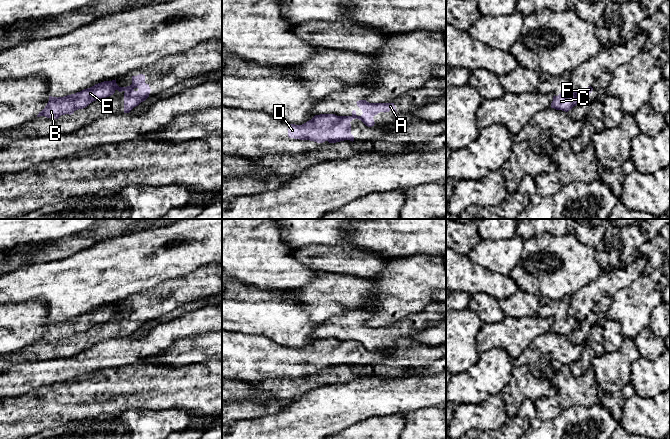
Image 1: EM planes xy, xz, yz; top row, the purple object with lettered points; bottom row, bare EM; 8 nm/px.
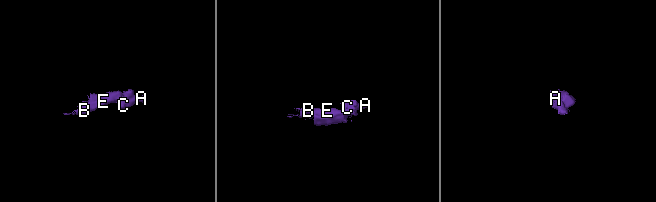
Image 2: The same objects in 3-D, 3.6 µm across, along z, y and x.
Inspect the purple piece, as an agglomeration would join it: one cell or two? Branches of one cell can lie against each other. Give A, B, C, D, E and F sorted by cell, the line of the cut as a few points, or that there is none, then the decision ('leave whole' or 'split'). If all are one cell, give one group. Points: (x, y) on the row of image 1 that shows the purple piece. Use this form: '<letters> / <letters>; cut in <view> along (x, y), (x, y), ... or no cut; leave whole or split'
A C / B D E F; cut in yz along (566, 86), (578, 98); split

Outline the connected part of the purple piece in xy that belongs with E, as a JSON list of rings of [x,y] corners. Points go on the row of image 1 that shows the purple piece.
[[[115,79],[95,84],[90,88],[64,97],[49,96],[47,105],[39,112],[37,117],[45,116],[47,118],[58,119],[61,115],[71,115],[76,110],[87,107],[93,101],[113,95],[116,90],[127,92],[129,88],[130,86],[119,87]]]

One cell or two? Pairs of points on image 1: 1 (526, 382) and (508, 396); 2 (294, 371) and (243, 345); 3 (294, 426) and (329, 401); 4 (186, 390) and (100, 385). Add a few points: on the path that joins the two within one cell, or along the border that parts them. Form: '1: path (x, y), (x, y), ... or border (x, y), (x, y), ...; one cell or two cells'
1: path (522, 385), (512, 395); one cell
2: path (281, 368), (269, 360), (256, 358); one cell
3: path (303, 426), (320, 410); one cell
4: path (165, 387), (121, 385); one cell

